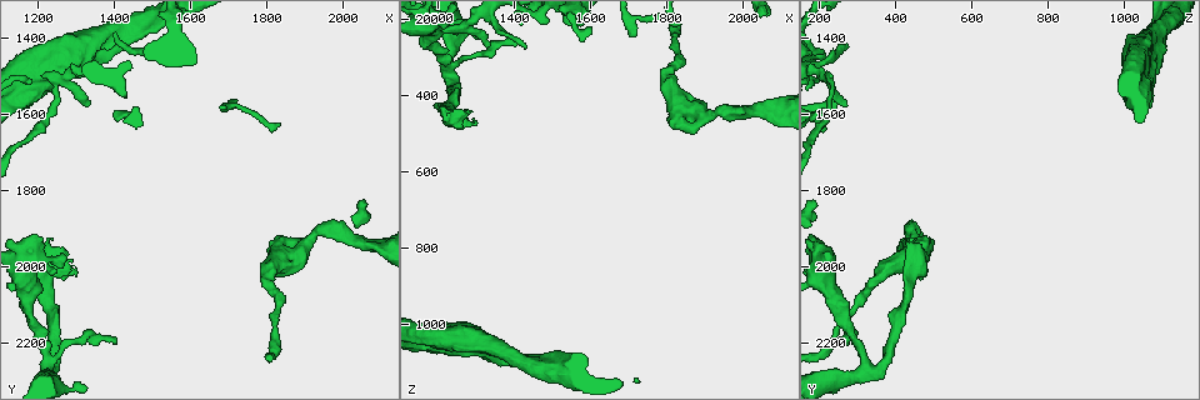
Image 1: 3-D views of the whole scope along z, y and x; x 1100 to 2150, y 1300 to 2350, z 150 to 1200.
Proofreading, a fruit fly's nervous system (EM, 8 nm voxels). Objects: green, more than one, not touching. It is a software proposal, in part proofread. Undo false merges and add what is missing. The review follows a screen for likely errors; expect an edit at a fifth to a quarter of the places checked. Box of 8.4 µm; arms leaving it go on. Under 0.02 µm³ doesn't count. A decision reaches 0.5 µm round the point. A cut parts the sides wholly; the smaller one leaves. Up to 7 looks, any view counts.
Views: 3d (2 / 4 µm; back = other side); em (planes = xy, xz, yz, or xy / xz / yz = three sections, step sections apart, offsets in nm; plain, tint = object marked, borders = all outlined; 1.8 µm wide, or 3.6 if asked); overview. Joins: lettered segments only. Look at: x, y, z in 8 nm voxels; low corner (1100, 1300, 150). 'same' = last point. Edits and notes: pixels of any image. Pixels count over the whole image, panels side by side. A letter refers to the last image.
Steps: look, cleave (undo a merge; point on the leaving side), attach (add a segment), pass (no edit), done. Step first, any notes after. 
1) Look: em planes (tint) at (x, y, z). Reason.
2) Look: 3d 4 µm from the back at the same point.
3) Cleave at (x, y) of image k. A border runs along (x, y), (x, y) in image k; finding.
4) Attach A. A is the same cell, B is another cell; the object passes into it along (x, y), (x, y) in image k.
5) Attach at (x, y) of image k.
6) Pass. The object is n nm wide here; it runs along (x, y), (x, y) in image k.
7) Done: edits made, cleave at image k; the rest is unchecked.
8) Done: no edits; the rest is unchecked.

Look: em xz step 4 (borders) at (1850, 1965, 430). Branch point.

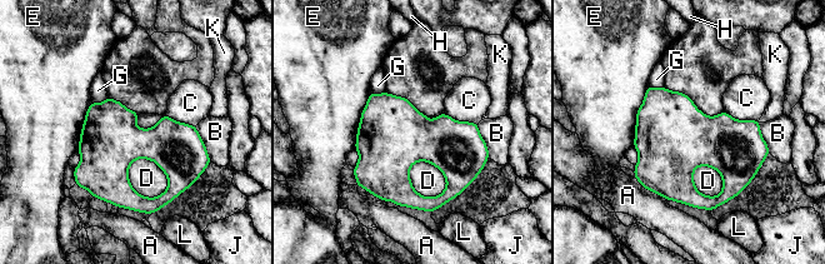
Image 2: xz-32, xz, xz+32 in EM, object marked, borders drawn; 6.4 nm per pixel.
Pass. The longest contact is with E, 420 nm; A, B, C, D, E, G, H, J, K and L are other cells; a border runs along (128, 167), (153, 160), (168, 188) in image 2; one neuron here.

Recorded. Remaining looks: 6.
Look: 3d 4 µm at (1230, 1930, 440). Branch stops here.

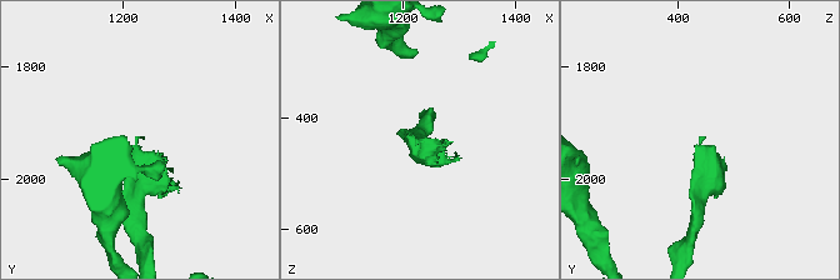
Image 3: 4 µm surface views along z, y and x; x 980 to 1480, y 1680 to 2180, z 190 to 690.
Look: em planes (borders) at (1235, 1930, 445).

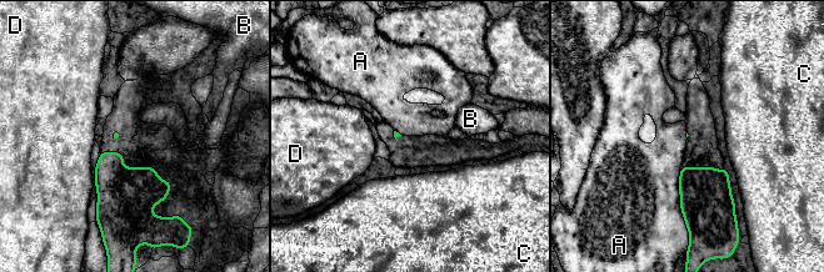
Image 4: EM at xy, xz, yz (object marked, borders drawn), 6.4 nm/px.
Pass. The longest contact is with A, 400 nm; A, B, C and D are other cells; no lettered segment goes on from it.

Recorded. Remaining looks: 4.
Look: 3d 2 µm at (1335, 1580, 270). Thin end.

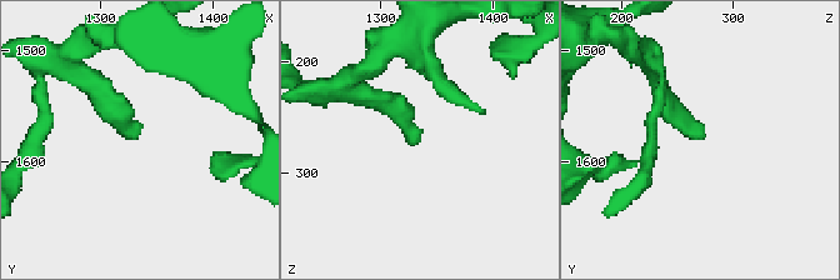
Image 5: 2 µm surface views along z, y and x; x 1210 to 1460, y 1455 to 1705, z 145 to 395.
Look: em xz step 8 (tint) at (1330, 1574, 272).

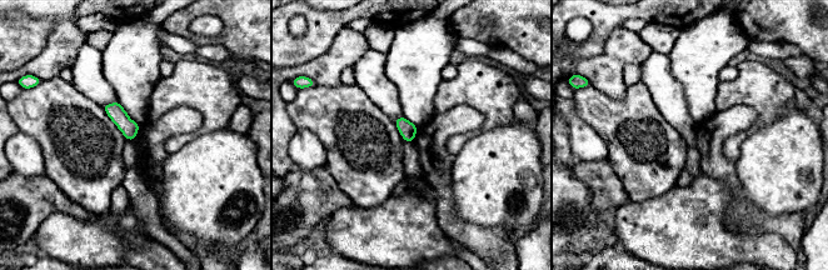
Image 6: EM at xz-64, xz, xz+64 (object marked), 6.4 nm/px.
Look: em planes (borders) at the same point. Another direction.

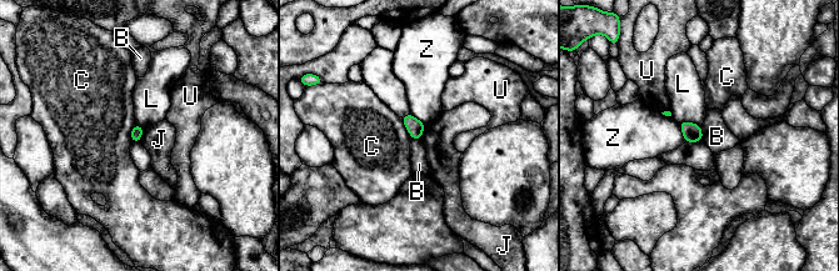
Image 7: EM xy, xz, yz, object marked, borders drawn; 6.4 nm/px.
Pass. The longest contact is with C, 170 nm; B, C, J, L, U and Z are other cells; no lettered segment goes on from it.

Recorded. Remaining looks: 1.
Done: no edits; the rest is unchecked.

